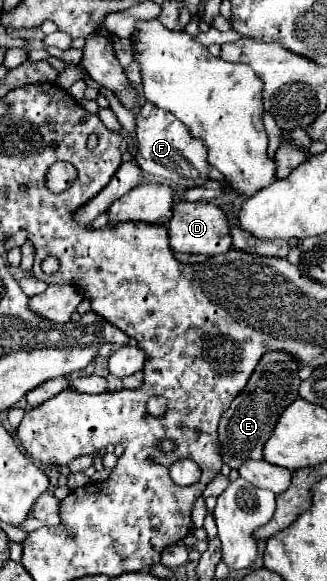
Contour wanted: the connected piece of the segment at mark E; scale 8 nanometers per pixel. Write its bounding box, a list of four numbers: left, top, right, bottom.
[219,350,301,470]

